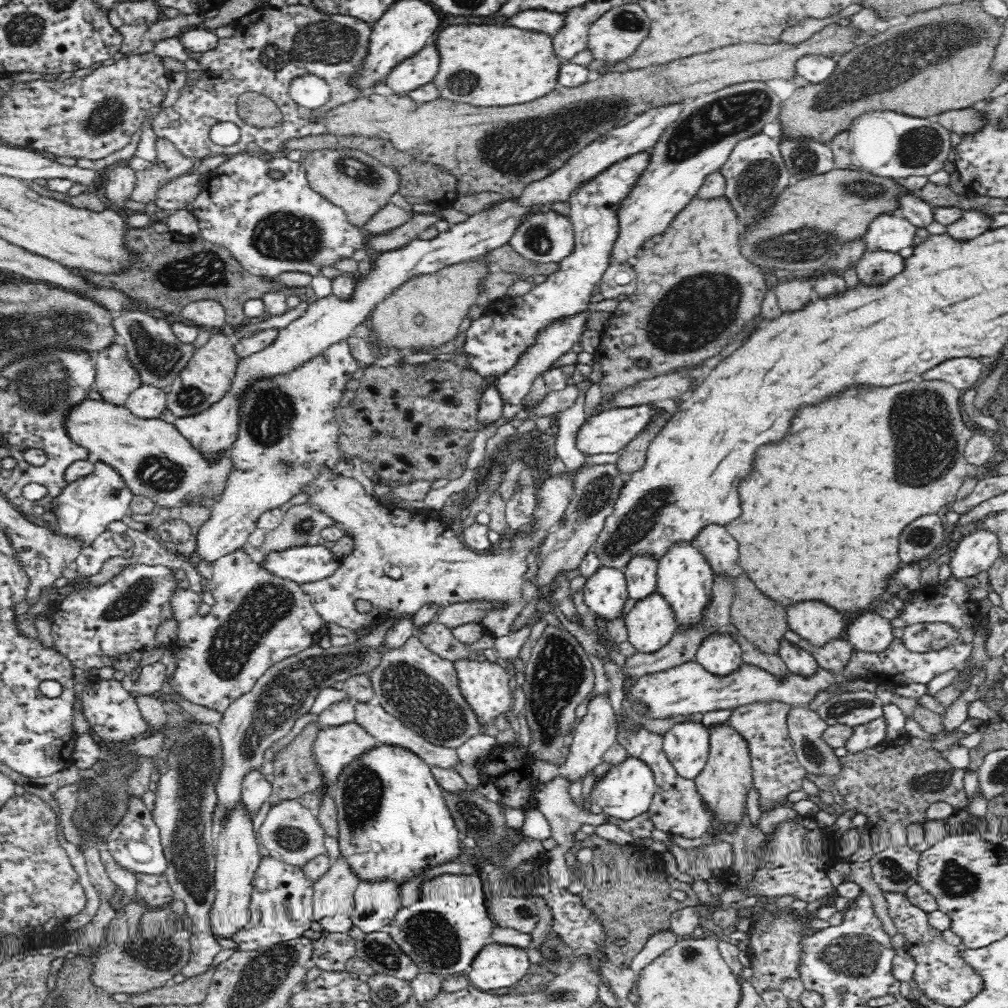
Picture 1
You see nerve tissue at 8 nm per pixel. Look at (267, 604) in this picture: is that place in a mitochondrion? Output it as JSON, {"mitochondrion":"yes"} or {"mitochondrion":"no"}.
{"mitochondrion":"yes"}

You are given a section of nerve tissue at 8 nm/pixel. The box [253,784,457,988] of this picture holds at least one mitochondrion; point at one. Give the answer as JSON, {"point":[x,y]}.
{"point":[378,951]}

